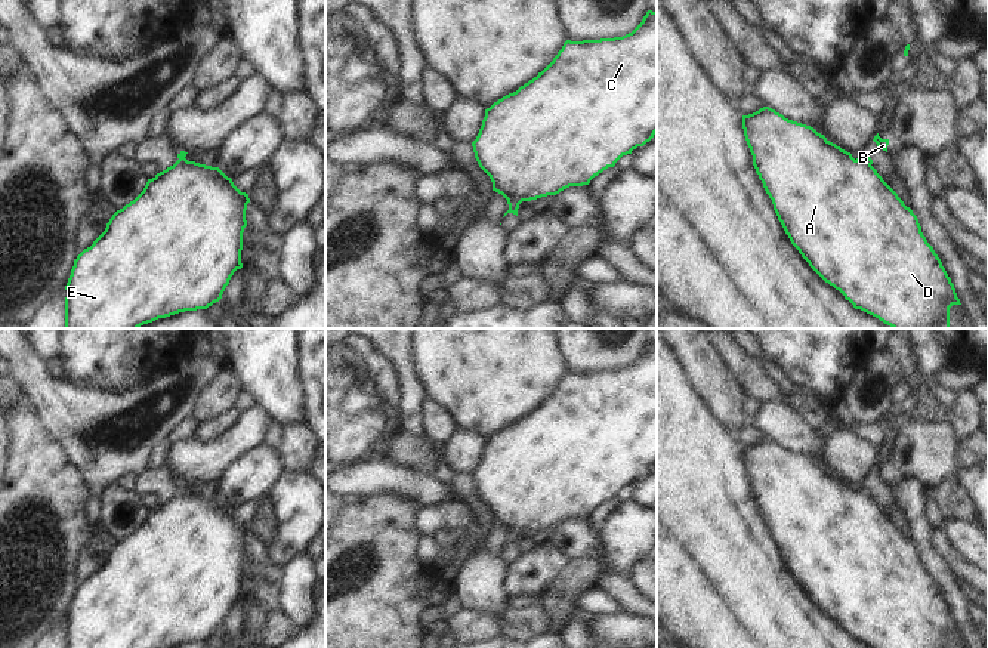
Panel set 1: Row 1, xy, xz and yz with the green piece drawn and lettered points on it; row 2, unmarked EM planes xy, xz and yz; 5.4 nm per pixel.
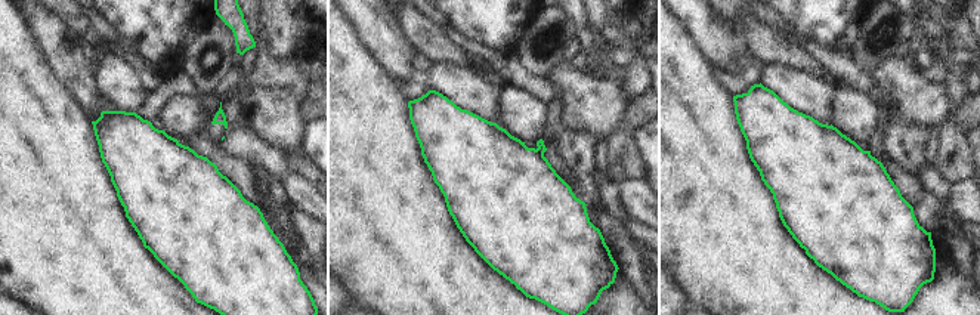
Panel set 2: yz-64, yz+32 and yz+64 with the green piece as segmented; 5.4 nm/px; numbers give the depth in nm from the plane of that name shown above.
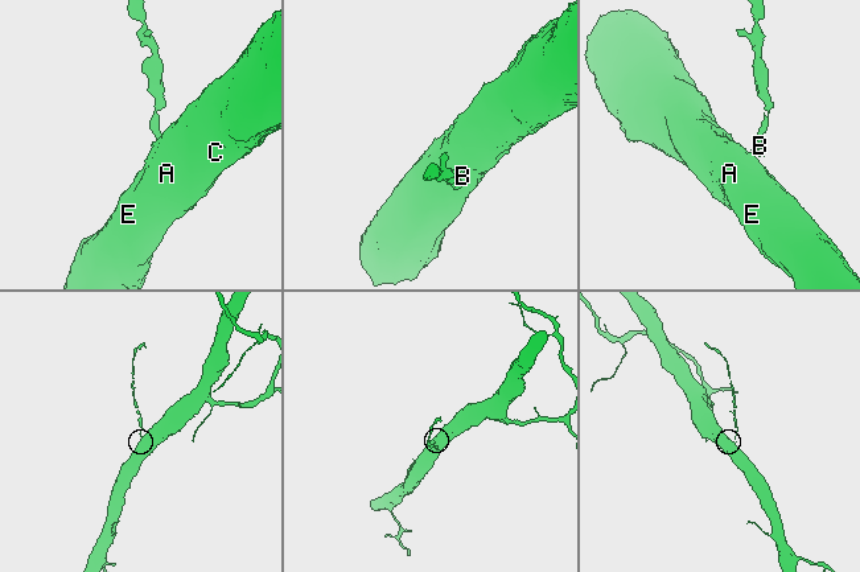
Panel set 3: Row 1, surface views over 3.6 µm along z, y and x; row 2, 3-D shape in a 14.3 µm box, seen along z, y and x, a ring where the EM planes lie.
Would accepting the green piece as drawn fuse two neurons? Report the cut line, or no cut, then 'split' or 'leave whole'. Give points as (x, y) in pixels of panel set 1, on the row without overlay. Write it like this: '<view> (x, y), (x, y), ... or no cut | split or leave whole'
xz (509, 537), (518, 539) | split

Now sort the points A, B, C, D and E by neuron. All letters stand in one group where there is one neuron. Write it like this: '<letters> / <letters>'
A C D E / B

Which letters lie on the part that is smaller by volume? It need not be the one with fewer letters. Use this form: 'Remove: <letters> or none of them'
Remove: B

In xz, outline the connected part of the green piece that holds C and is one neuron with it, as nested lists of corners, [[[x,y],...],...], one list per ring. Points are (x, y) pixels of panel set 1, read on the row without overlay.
[[[648,342],[642,354],[629,365],[600,371],[566,371],[553,392],[537,408],[509,425],[485,441],[485,448],[476,470],[472,473],[479,499],[490,507],[493,522],[501,525],[509,539],[518,539],[522,533],[531,533],[547,527],[556,527],[569,518],[589,516],[590,512],[614,499],[615,494],[637,478],[643,478],[657,465],[657,343]]]

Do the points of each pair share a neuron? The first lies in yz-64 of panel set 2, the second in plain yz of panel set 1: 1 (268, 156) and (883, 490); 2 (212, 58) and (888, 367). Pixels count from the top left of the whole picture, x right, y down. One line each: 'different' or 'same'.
1: different
2: same

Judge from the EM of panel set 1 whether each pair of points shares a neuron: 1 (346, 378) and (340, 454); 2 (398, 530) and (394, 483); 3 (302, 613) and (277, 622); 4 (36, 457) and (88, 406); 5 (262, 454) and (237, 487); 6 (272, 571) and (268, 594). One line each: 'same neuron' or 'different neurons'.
1: same neuron
2: different neurons
3: different neurons
4: different neurons
5: same neuron
6: different neurons

